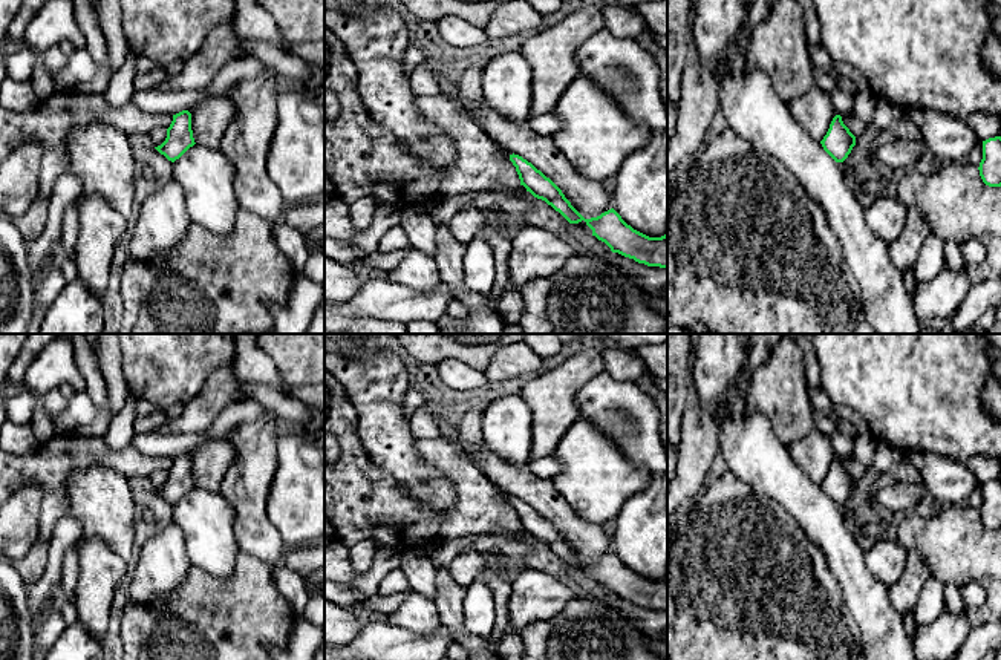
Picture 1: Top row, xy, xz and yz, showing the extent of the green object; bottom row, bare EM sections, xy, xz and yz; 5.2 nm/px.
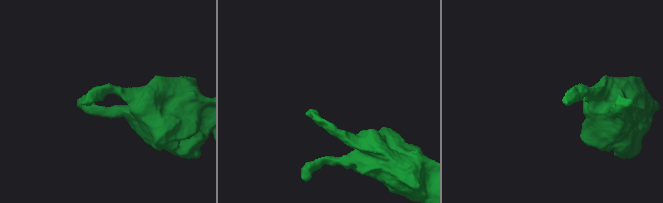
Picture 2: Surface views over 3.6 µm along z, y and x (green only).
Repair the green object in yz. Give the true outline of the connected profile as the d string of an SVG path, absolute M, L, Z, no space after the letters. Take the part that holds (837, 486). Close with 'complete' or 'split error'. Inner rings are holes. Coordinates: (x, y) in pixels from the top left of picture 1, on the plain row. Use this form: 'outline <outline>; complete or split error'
outline M836 458L820 487L836 505L843 505L856 488L856 479L843 467L842 459Z; complete

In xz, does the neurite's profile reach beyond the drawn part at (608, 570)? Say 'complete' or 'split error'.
complete

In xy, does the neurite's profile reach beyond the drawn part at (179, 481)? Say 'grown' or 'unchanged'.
unchanged

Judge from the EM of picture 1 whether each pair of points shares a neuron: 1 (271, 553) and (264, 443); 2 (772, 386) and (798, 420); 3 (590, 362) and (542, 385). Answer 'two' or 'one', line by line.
1: one
2: one
3: one

